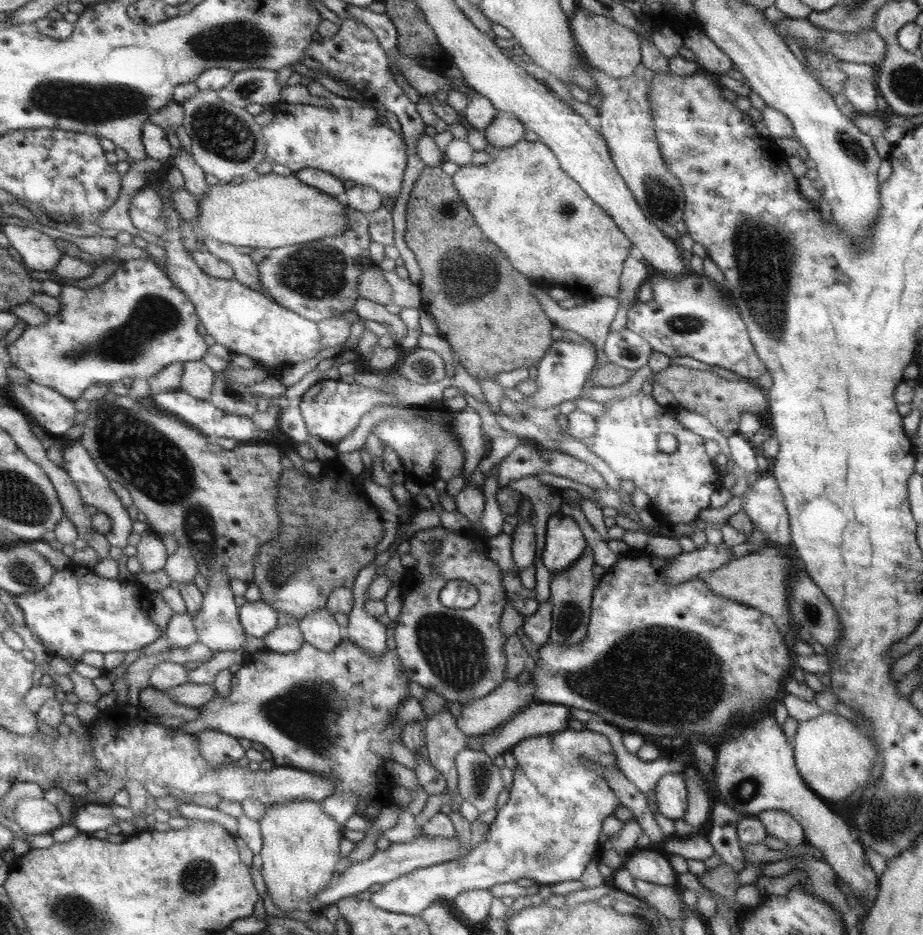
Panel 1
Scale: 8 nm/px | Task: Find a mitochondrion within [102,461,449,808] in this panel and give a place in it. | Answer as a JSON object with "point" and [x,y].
{"point":[304,712]}

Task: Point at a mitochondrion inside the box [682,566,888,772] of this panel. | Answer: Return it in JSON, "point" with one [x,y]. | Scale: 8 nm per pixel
{"point":[810,613]}

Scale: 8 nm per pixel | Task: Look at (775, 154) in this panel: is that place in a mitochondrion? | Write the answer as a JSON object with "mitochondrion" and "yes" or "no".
{"mitochondrion":"no"}

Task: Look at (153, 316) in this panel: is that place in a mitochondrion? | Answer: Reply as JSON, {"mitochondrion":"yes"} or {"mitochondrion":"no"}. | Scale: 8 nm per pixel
{"mitochondrion":"yes"}

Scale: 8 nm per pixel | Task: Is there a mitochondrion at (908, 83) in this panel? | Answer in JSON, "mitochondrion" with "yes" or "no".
{"mitochondrion":"yes"}

